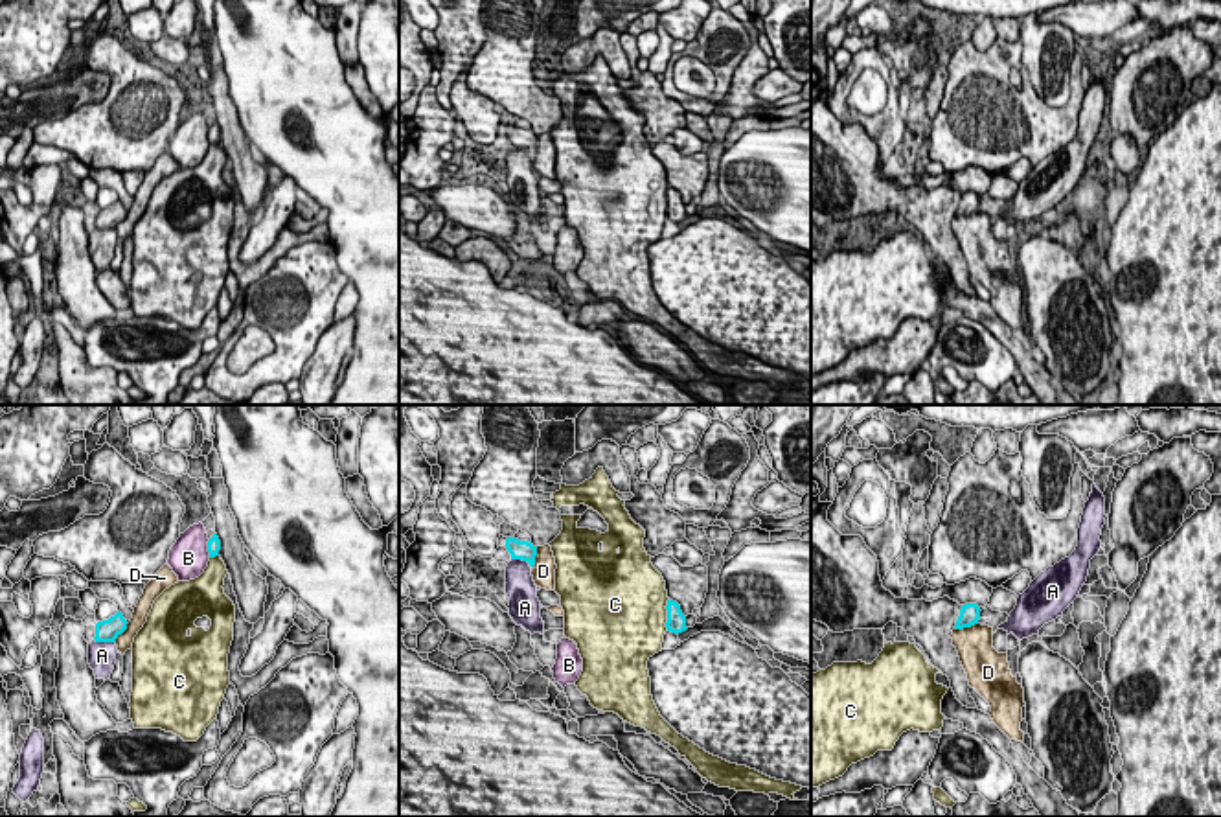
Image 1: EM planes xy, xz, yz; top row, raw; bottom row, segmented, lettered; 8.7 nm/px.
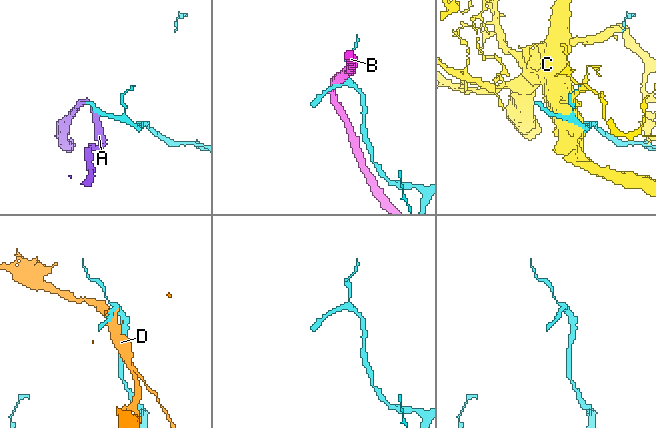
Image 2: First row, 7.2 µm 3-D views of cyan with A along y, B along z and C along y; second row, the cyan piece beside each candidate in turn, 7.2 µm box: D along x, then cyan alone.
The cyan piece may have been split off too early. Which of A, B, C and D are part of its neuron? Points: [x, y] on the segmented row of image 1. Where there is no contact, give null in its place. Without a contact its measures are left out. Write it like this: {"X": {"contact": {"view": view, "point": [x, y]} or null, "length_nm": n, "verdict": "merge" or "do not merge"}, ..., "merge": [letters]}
{"A": {"contact": {"view": "xy", "point": [105, 641]}, "length_nm": 190, "verdict": "merge"}, "B": {"contact": {"view": "xy", "point": [208, 549]}, "length_nm": 160, "verdict": "do not merge"}, "C": {"contact": {"view": "xz", "point": [668, 615]}, "length_nm": 280, "verdict": "do not merge"}, "D": {"contact": {"view": "yz", "point": [966, 626]}, "length_nm": 220, "verdict": "do not merge"}, "merge": ["A"]}

